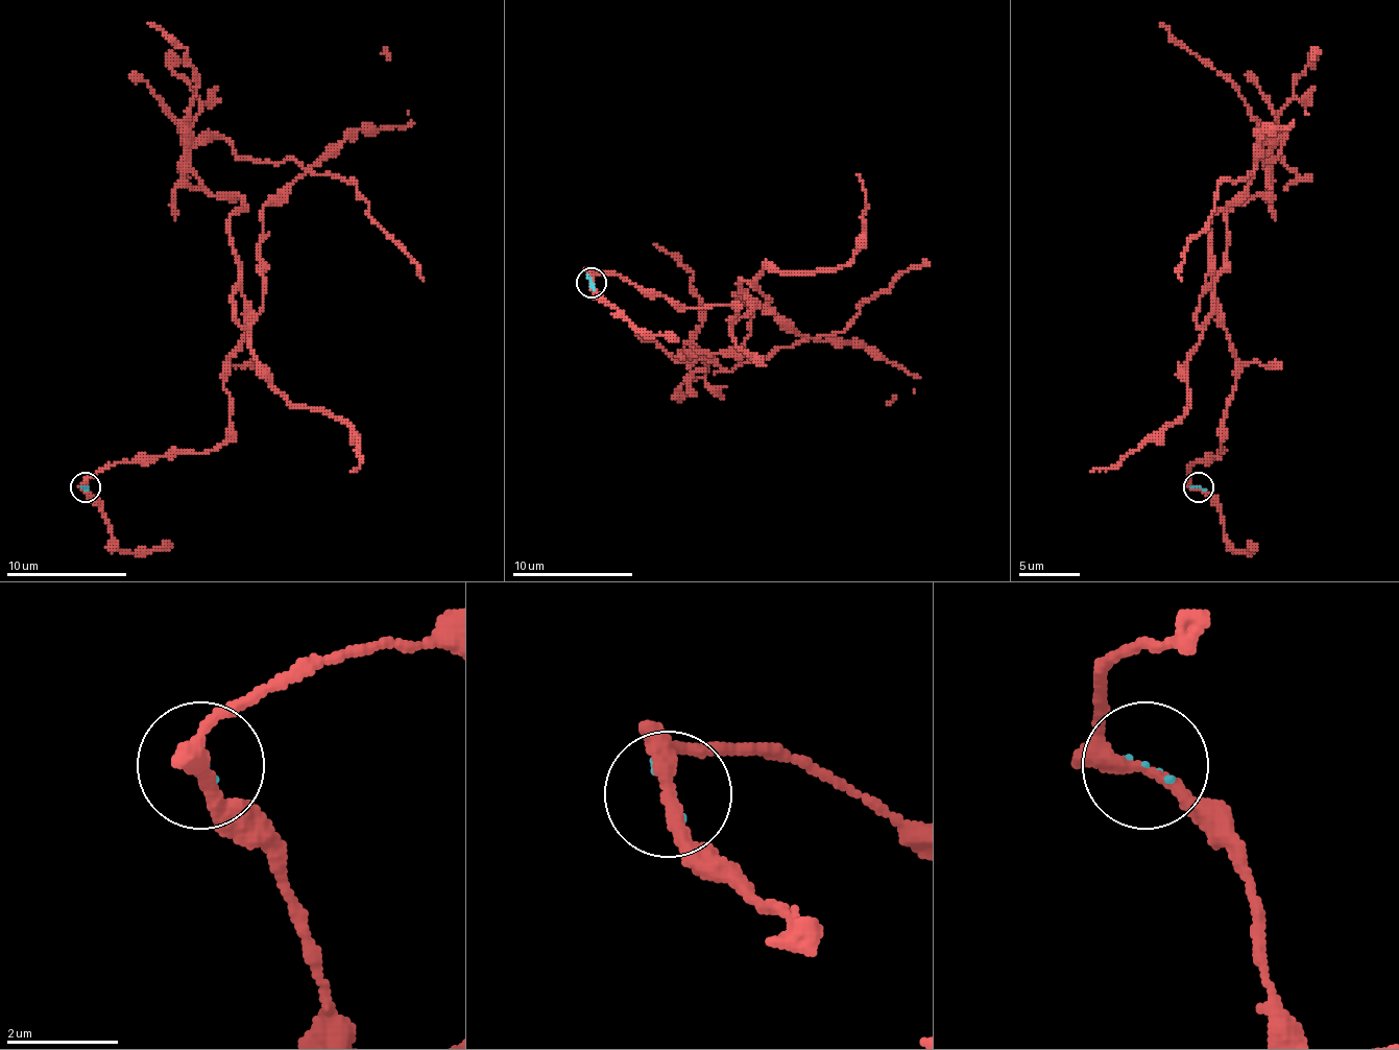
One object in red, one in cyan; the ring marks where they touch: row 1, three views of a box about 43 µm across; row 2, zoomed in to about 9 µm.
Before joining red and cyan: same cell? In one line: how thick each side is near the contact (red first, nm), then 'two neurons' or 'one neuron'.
calibres 200 and 70 nm; two neurons

